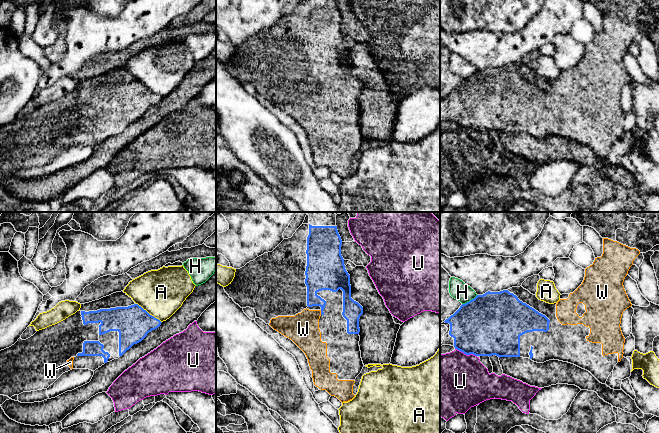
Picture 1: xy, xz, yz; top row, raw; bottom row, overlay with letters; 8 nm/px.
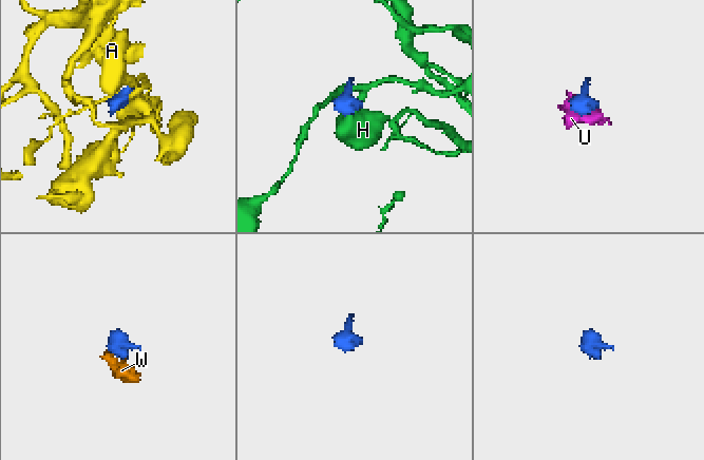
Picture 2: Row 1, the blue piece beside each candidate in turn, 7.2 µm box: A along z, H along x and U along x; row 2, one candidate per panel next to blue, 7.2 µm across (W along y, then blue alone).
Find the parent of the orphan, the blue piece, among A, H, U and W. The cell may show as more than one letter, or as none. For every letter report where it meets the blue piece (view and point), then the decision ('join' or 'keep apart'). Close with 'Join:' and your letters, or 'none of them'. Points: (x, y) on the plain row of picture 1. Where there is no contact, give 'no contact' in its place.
A: meets blue in xy at (148, 89); keep apart
H: meets blue in yz at (470, 76); keep apart
U: meets blue in yz at (466, 130); keep apart
W: meets blue in xz at (321, 88); join
Join: W

